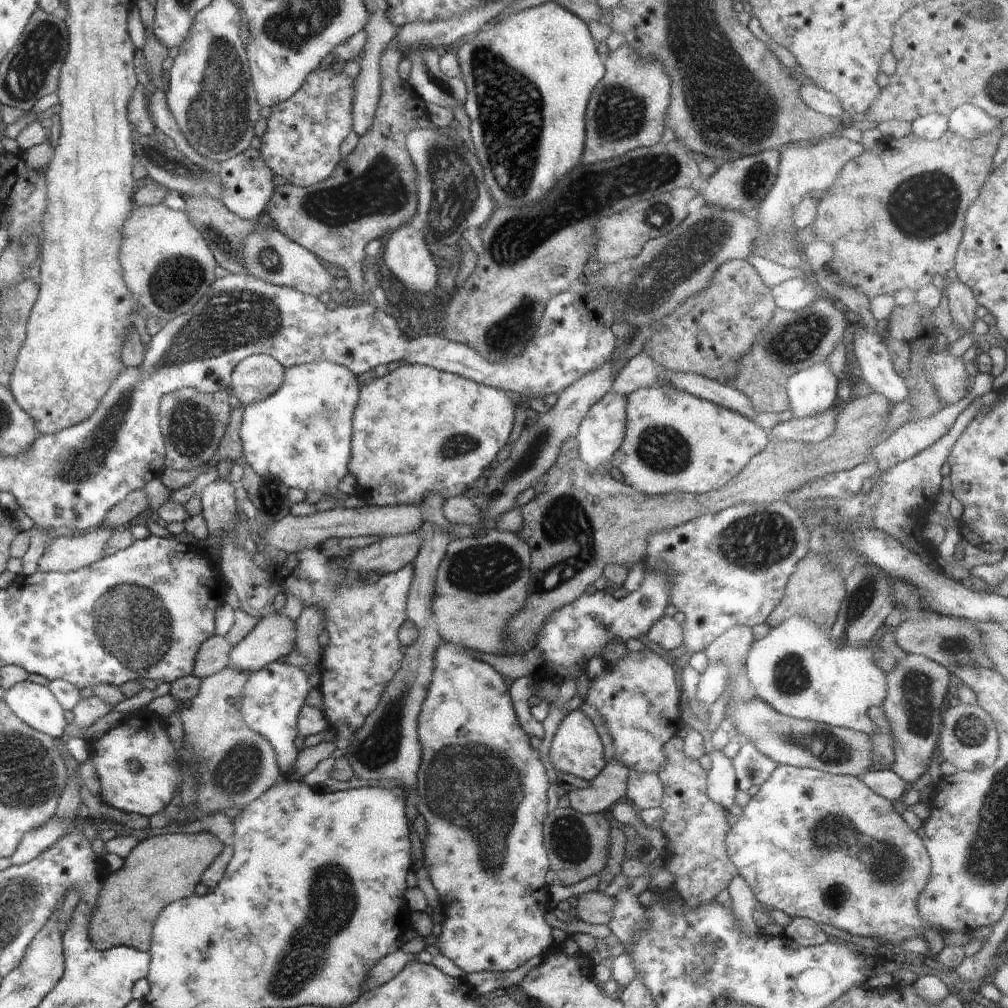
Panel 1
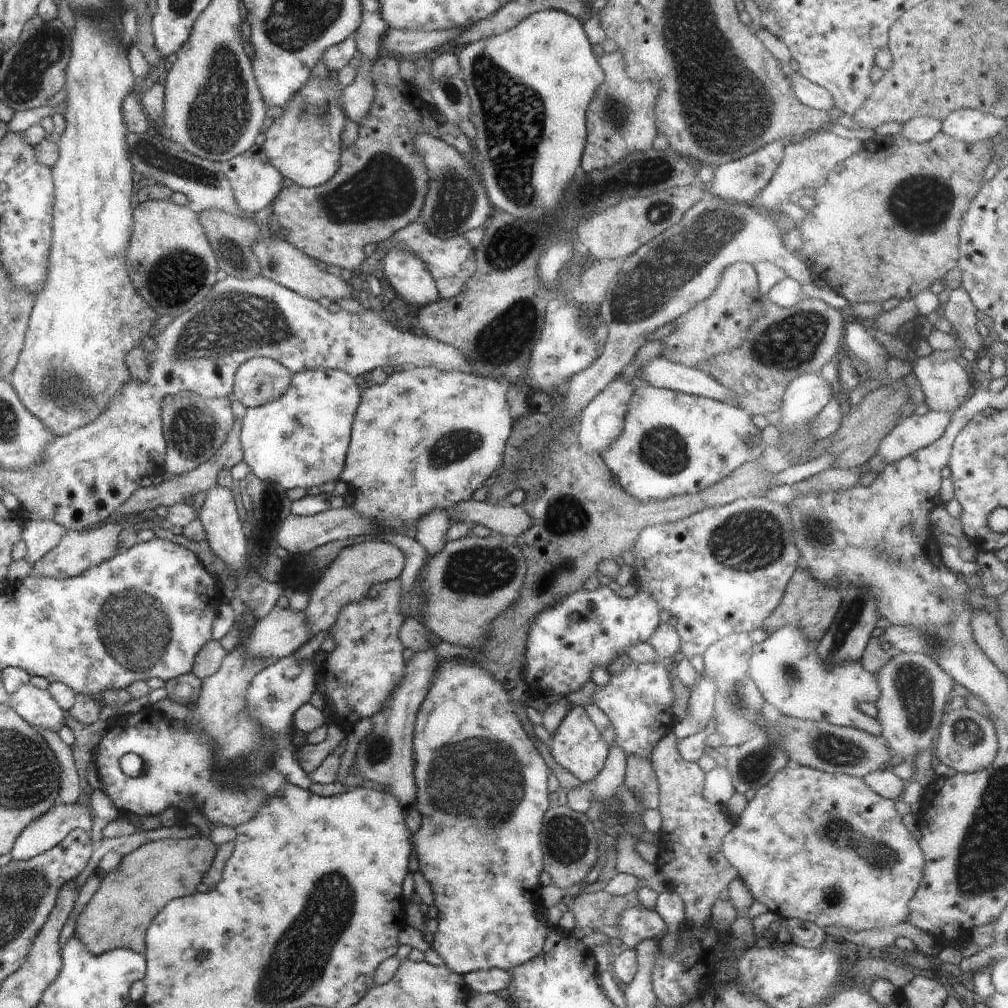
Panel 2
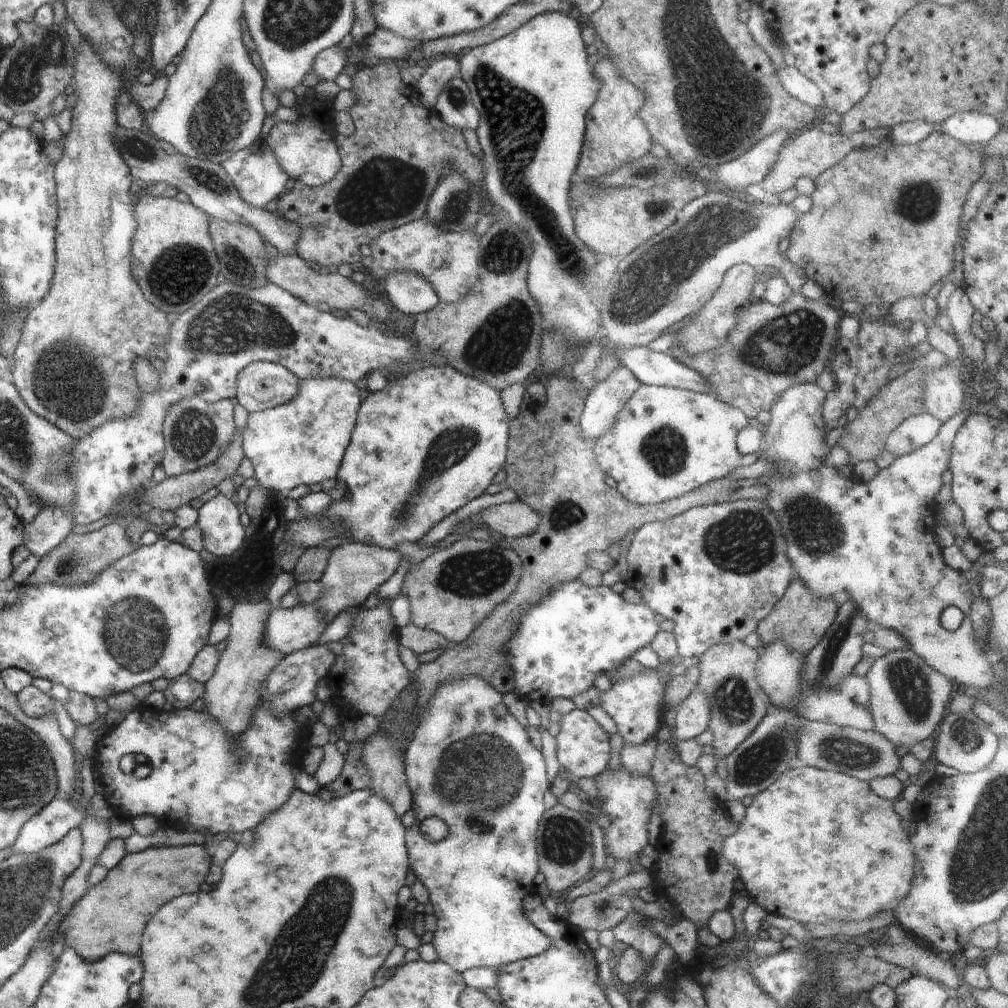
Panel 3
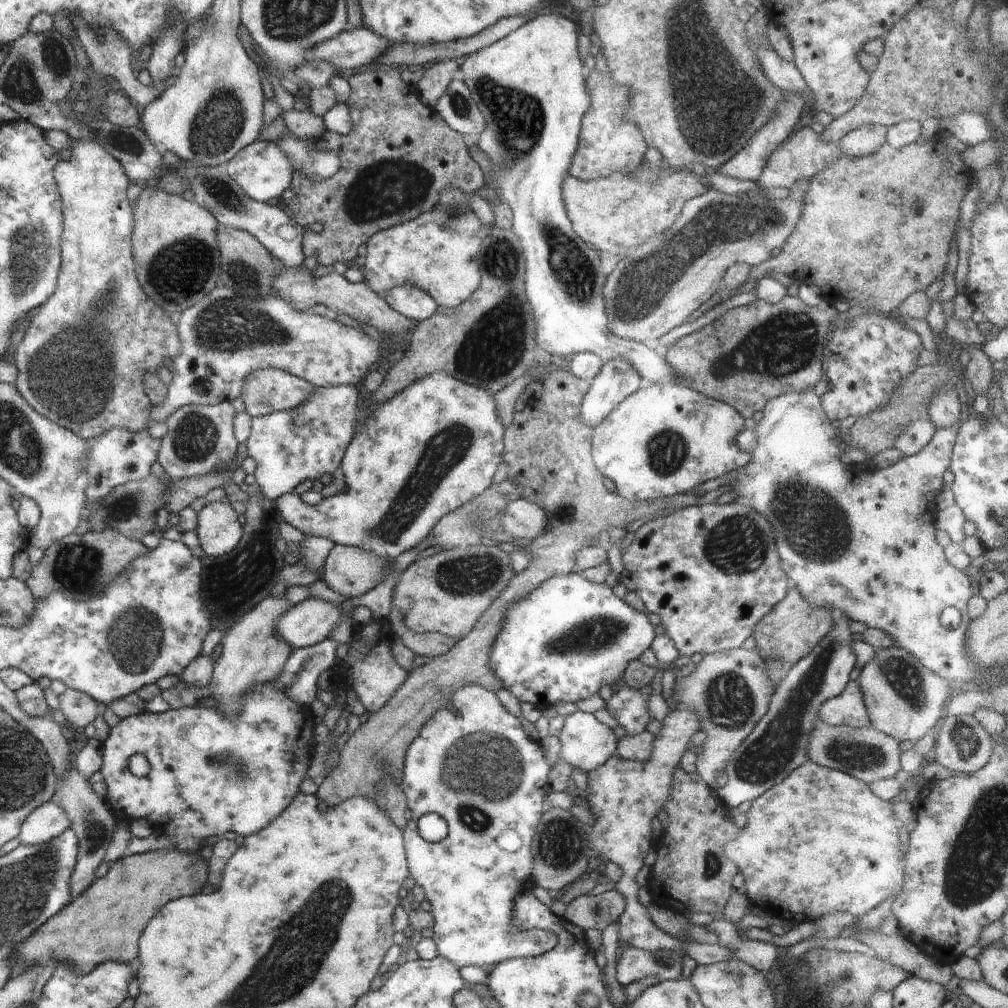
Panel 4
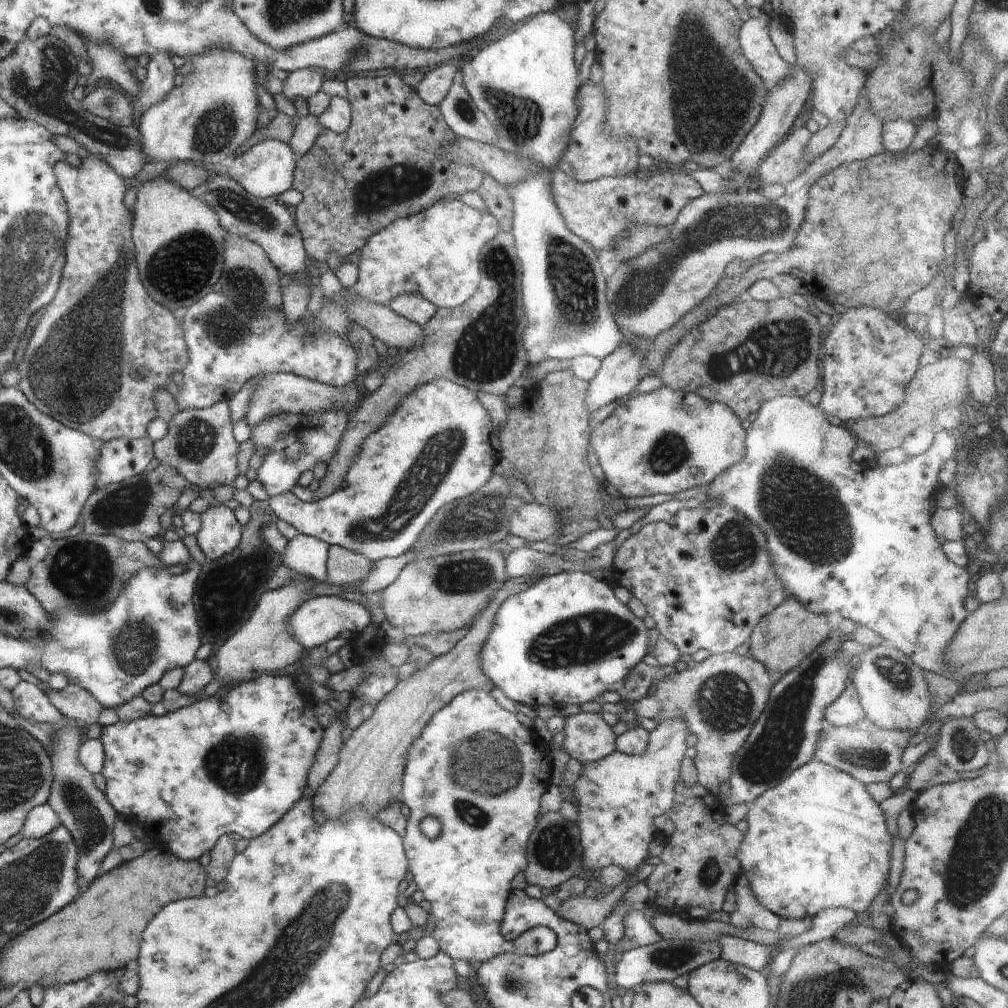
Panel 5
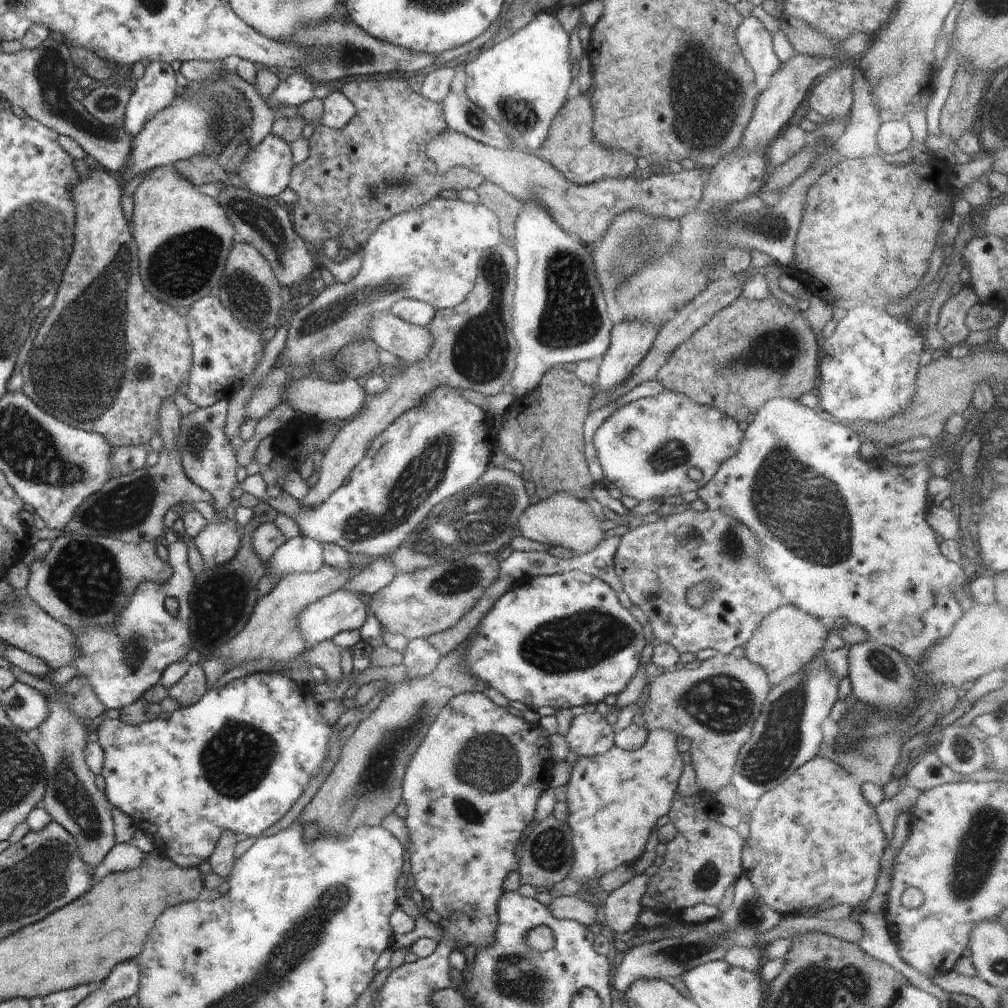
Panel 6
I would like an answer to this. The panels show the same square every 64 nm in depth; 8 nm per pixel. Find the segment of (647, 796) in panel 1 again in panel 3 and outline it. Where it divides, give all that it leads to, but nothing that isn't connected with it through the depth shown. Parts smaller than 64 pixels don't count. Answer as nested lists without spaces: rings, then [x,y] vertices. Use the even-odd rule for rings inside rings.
[[[654,738],[645,740],[642,744],[623,743],[619,752],[619,762],[630,772],[650,777],[650,769],[655,757],[657,742]]]

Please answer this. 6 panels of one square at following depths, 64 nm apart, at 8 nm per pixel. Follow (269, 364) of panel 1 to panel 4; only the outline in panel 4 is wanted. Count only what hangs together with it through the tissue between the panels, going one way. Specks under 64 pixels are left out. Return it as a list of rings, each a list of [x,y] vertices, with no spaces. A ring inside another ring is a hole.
[[[262,368],[244,380],[238,399],[244,402],[246,412],[254,418],[270,412],[294,410],[304,404],[314,390],[316,386],[286,370]]]

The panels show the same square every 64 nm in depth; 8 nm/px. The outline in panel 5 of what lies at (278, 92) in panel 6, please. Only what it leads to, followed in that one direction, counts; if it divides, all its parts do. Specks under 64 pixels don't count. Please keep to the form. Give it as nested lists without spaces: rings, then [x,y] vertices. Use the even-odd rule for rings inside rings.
[[[304,68],[294,70],[284,81],[282,94],[292,103],[298,98],[307,100],[322,90],[322,84],[326,79],[322,68]]]

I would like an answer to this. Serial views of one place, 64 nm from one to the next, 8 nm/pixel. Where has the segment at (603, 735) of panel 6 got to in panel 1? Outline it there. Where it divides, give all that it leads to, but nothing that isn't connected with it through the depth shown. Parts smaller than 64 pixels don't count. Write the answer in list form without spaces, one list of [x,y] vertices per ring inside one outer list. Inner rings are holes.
[[[580,708],[562,719],[550,744],[549,756],[556,771],[574,774],[582,780],[594,780],[607,765],[602,740],[595,724]]]

